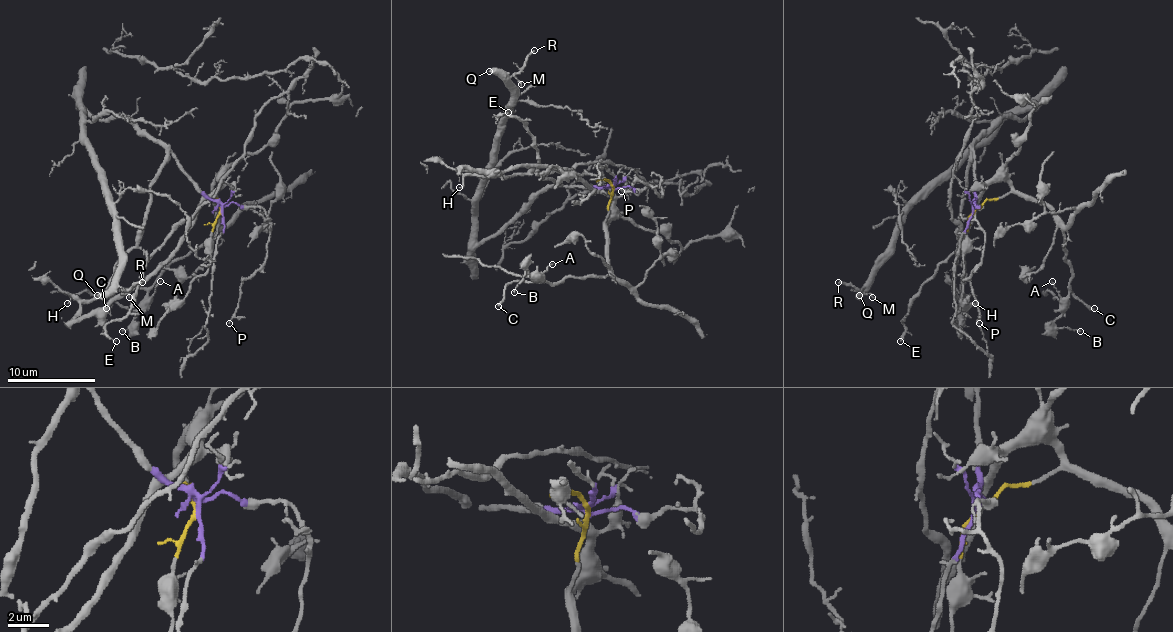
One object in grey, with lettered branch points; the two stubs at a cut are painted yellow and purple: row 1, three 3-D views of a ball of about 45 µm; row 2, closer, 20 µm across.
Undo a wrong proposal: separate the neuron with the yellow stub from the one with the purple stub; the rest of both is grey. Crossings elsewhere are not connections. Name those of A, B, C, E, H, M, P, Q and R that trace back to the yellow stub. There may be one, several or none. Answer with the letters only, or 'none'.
A, B, C

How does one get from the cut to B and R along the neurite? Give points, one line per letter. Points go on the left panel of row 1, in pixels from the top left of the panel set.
B: (220, 210), (213, 192), (216, 229), (198, 247), (165, 269), (134, 322), (123, 331)
R: (220, 210), (125, 117), (98, 119), (85, 108), (85, 145), (109, 205), (118, 285), (127, 289), (143, 283)

